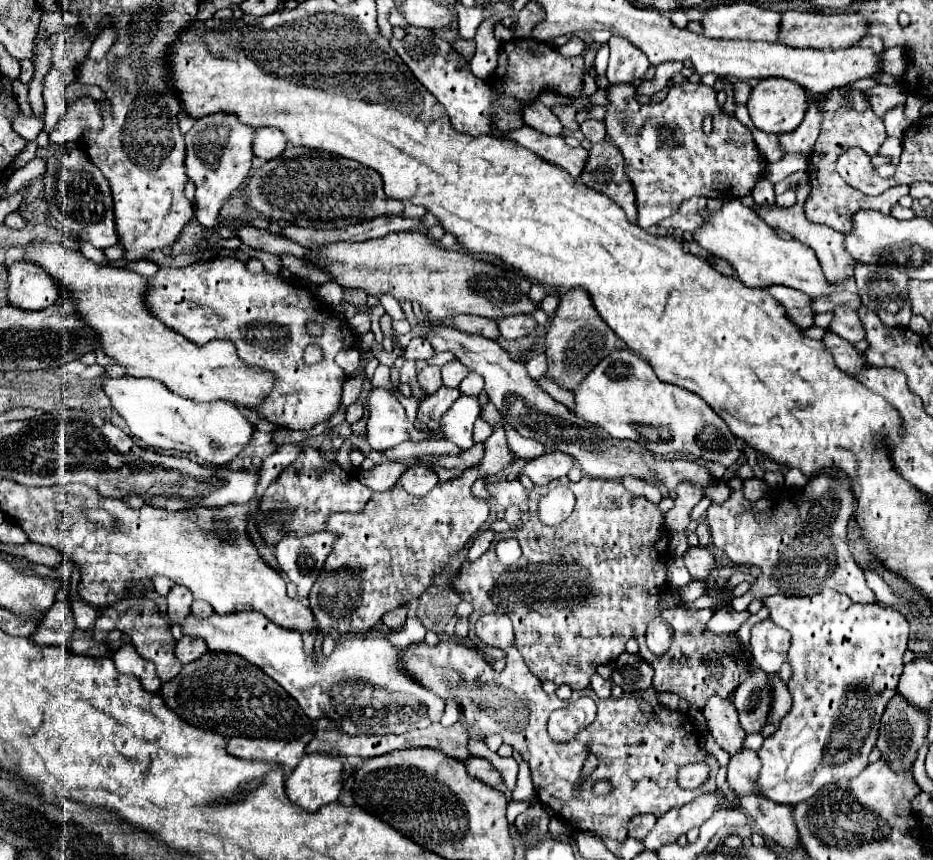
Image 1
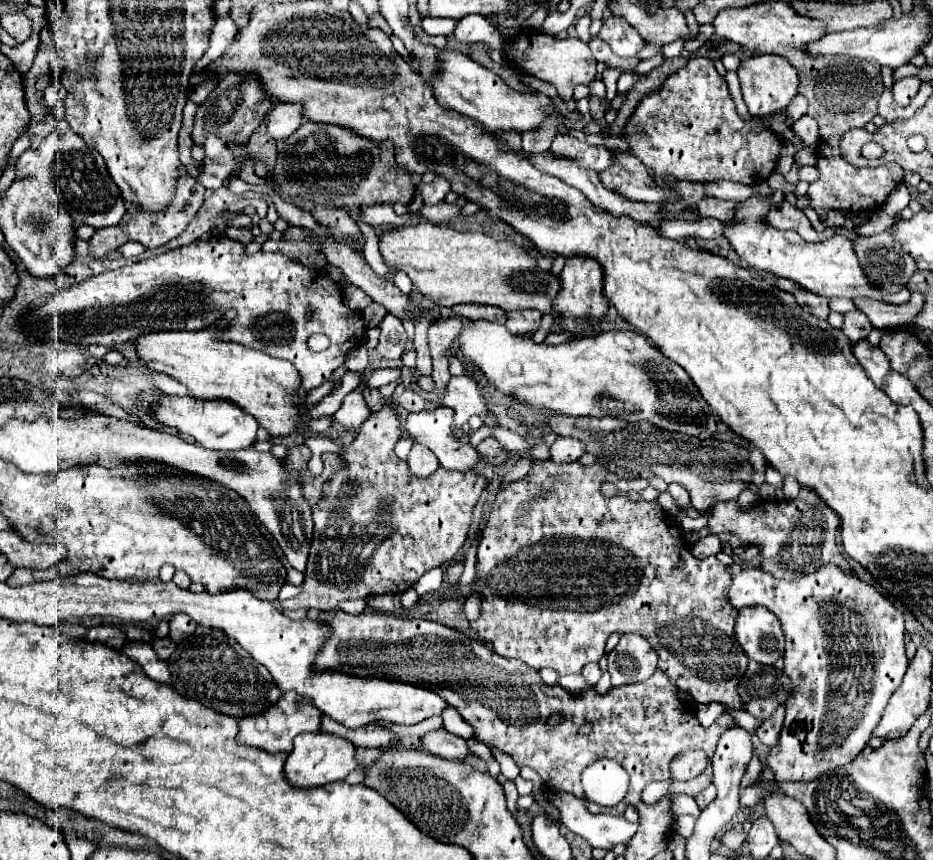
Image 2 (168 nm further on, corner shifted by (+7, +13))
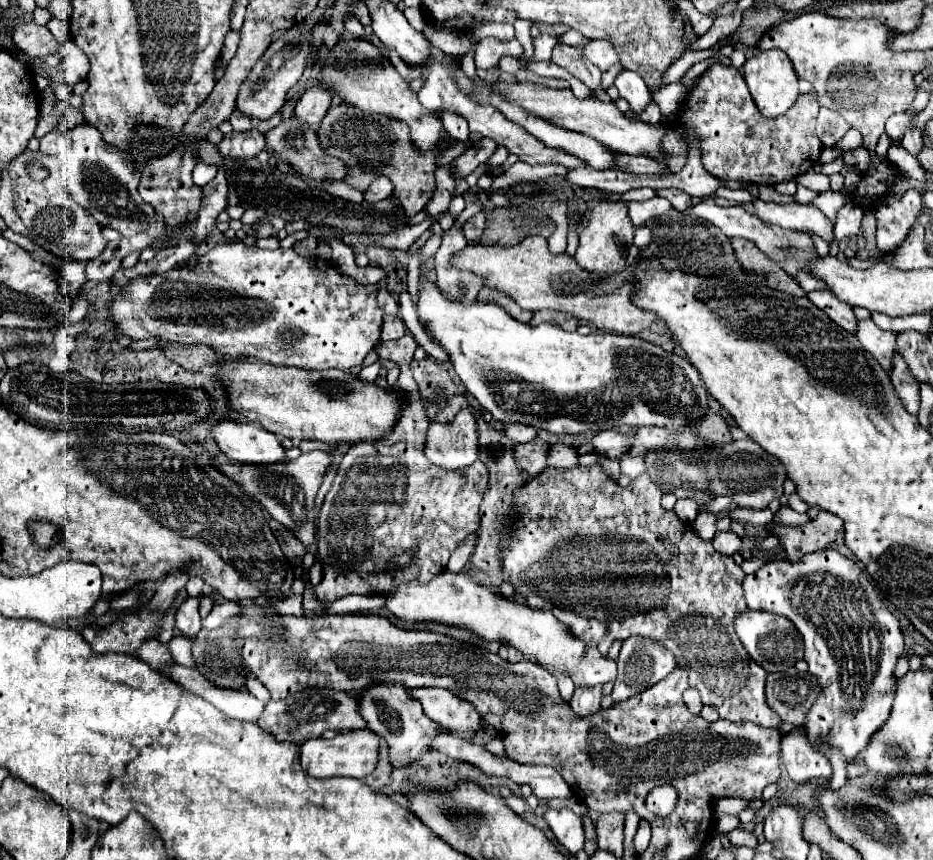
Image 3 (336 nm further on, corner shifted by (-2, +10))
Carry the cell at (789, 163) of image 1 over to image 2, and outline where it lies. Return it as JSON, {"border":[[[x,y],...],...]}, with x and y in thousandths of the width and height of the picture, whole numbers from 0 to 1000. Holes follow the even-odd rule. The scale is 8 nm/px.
{"border":[[[860,135],[857,140],[853,140],[853,147],[851,147],[851,153],[866,167],[866,170],[872,170],[879,160],[879,153],[877,153],[877,142],[870,137],[870,135]]]}

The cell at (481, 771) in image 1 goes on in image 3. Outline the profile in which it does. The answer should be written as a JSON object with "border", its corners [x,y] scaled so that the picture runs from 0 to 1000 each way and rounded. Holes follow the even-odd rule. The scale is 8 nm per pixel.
{"border":[[[413,794],[413,797],[398,797],[395,801],[391,801],[389,836],[393,838],[400,852],[408,855],[417,864],[417,880],[423,892],[445,885],[453,873],[462,869],[462,862],[466,857],[475,855],[475,848],[458,831],[453,831],[451,820],[436,808],[436,801],[432,797]]]}

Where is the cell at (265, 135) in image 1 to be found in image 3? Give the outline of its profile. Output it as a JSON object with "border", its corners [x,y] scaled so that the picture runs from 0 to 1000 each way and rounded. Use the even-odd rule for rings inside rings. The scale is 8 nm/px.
{"border":[[[333,101],[331,106],[327,106],[323,110],[323,115],[316,122],[314,134],[320,136],[320,141],[338,148],[344,143],[344,138],[348,136],[348,131],[355,124],[355,108],[346,101]]]}

